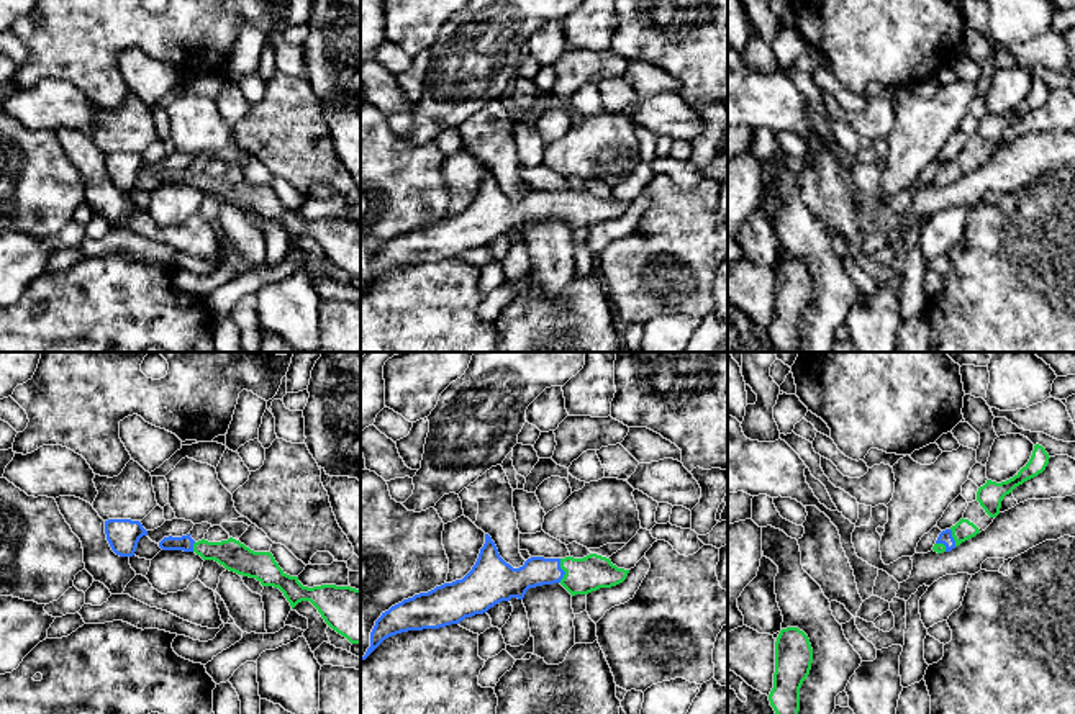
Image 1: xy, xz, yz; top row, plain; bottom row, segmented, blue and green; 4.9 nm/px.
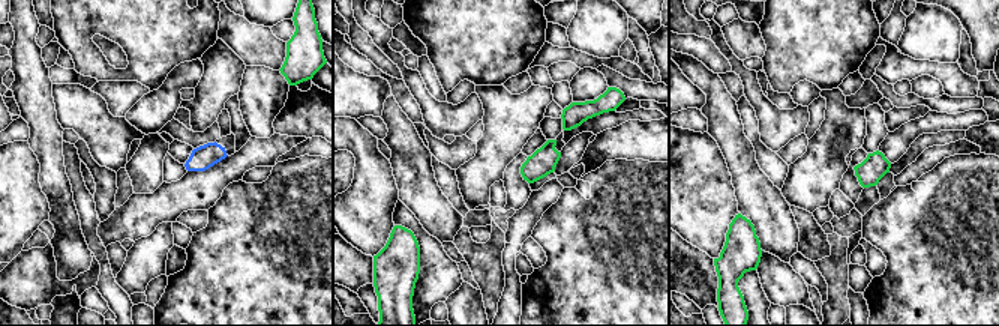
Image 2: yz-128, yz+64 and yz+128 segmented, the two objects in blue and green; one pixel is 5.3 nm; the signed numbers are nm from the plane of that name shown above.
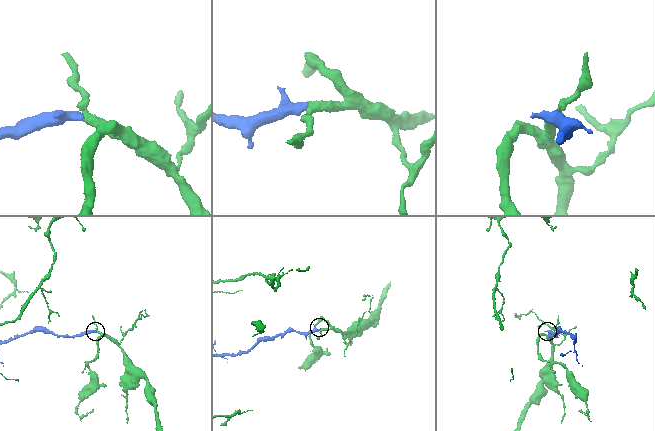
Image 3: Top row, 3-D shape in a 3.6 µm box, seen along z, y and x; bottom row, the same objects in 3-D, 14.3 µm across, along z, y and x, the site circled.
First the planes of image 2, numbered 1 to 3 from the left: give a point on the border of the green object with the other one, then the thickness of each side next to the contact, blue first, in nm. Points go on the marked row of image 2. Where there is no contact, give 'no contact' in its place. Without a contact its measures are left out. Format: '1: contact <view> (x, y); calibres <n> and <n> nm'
1: no contact
2: no contact
3: no contact

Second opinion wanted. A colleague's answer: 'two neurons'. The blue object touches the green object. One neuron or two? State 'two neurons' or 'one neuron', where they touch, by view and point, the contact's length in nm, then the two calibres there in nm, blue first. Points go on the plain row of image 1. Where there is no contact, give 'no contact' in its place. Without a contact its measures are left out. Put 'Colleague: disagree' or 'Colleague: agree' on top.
Colleague: disagree
one neuron; meets blue in xz at (562, 203); contact 120 nm long; 140 nm thick on the blue side, 180 nm on the other

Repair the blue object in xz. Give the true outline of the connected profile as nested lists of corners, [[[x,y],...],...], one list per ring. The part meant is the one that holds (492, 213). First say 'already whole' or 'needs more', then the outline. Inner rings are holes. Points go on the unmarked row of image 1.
needs more | [[[488,167],[472,203],[452,216],[436,219],[392,239],[375,254],[365,293],[385,272],[423,262],[459,257],[501,234],[523,233],[529,221],[560,216],[572,229],[623,216],[629,203],[590,187],[583,192],[531,190],[523,200],[506,197]]]

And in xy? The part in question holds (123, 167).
already whole | [[[108,152],[105,154],[105,167],[111,183],[120,190],[133,190],[138,175],[147,164],[139,154]]]

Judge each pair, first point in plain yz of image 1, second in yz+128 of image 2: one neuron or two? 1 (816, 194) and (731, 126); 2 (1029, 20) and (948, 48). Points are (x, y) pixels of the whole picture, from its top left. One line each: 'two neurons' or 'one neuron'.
1: one neuron
2: one neuron

